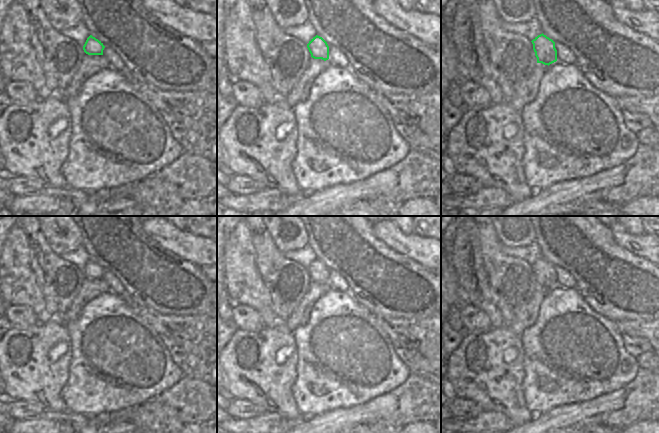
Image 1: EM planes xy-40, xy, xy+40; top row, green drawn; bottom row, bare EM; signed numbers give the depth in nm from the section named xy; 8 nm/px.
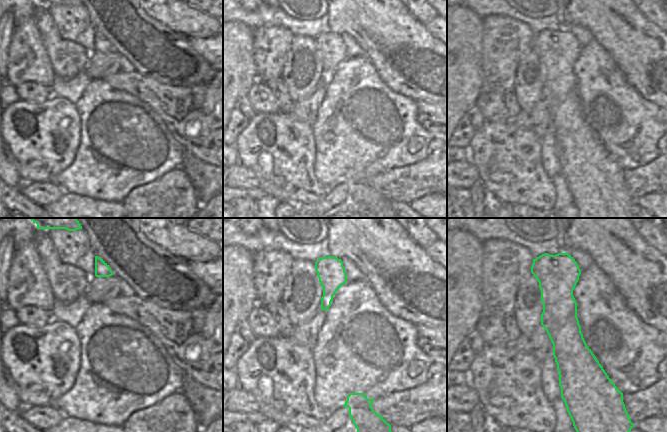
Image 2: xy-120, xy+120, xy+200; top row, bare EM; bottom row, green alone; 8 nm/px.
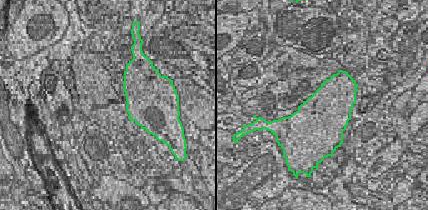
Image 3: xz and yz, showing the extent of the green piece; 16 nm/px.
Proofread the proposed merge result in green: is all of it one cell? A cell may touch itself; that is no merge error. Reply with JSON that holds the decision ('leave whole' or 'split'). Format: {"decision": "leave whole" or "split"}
{"decision": "leave whole"}

